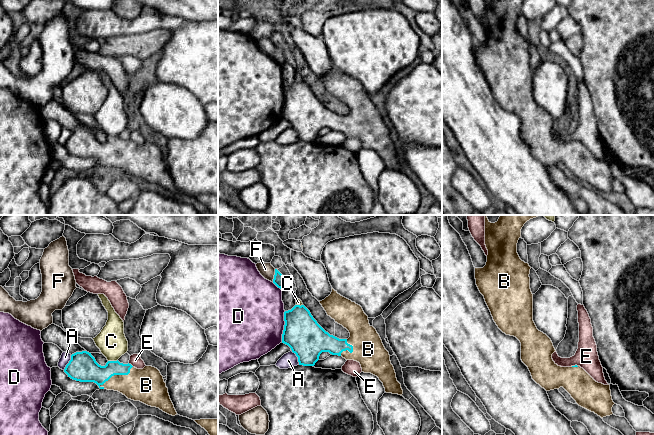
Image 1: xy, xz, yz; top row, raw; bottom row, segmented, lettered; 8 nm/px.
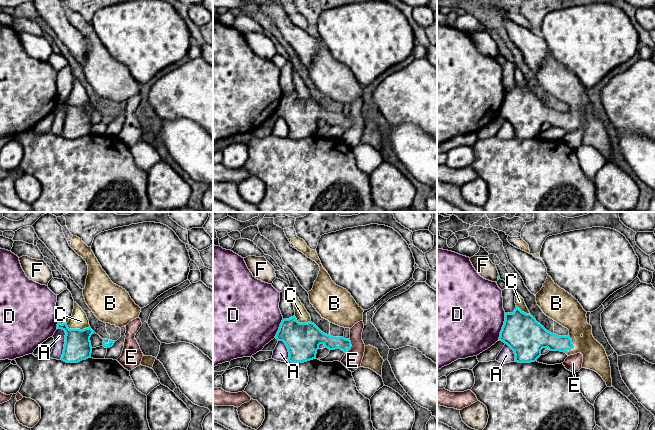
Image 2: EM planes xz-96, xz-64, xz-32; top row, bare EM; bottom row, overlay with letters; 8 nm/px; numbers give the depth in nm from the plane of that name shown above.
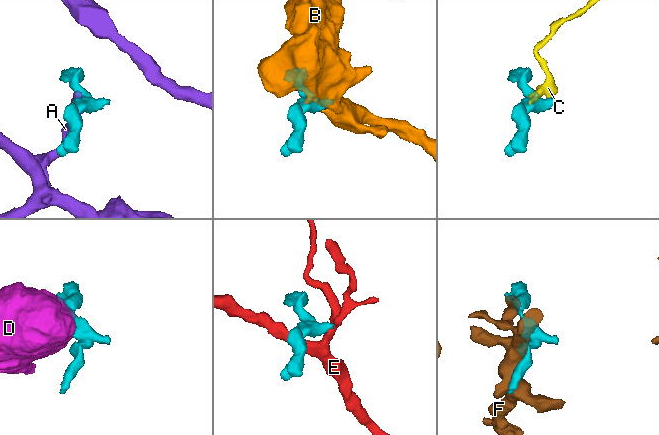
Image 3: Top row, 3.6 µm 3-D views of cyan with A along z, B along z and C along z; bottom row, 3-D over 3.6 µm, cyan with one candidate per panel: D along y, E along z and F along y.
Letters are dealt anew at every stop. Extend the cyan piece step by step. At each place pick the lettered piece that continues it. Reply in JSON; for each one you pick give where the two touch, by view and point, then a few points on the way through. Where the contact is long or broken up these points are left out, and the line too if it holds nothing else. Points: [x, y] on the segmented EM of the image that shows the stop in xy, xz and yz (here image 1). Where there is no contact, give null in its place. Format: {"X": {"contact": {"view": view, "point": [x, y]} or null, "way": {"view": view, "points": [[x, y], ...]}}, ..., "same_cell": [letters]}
{"B": {"contact": {"view": "xy", "point": [117, 374]}, "way": {"view": "xy", "points": [[87, 369], [98, 374], [117, 374], [135, 384], [146, 385]]}}, "same_cell": ["B"]}

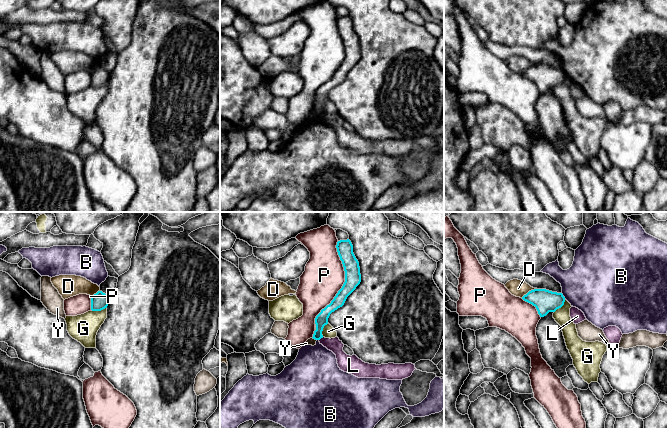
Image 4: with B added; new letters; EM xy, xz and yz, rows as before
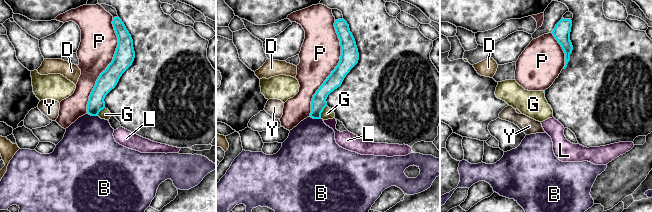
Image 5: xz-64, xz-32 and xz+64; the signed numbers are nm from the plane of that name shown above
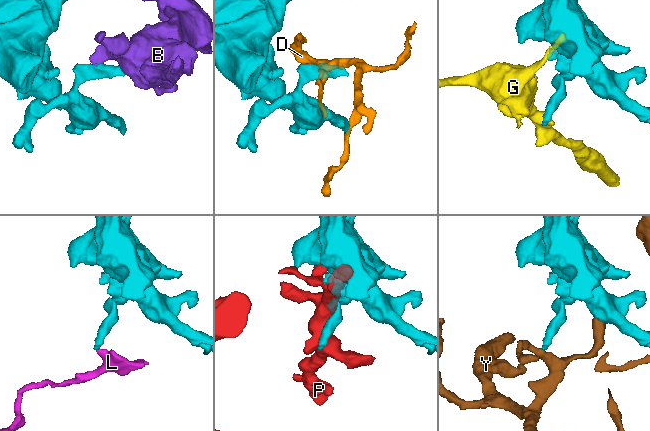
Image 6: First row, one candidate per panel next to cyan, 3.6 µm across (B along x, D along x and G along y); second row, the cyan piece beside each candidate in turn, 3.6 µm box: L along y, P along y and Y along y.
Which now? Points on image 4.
{"same_cell": []}

